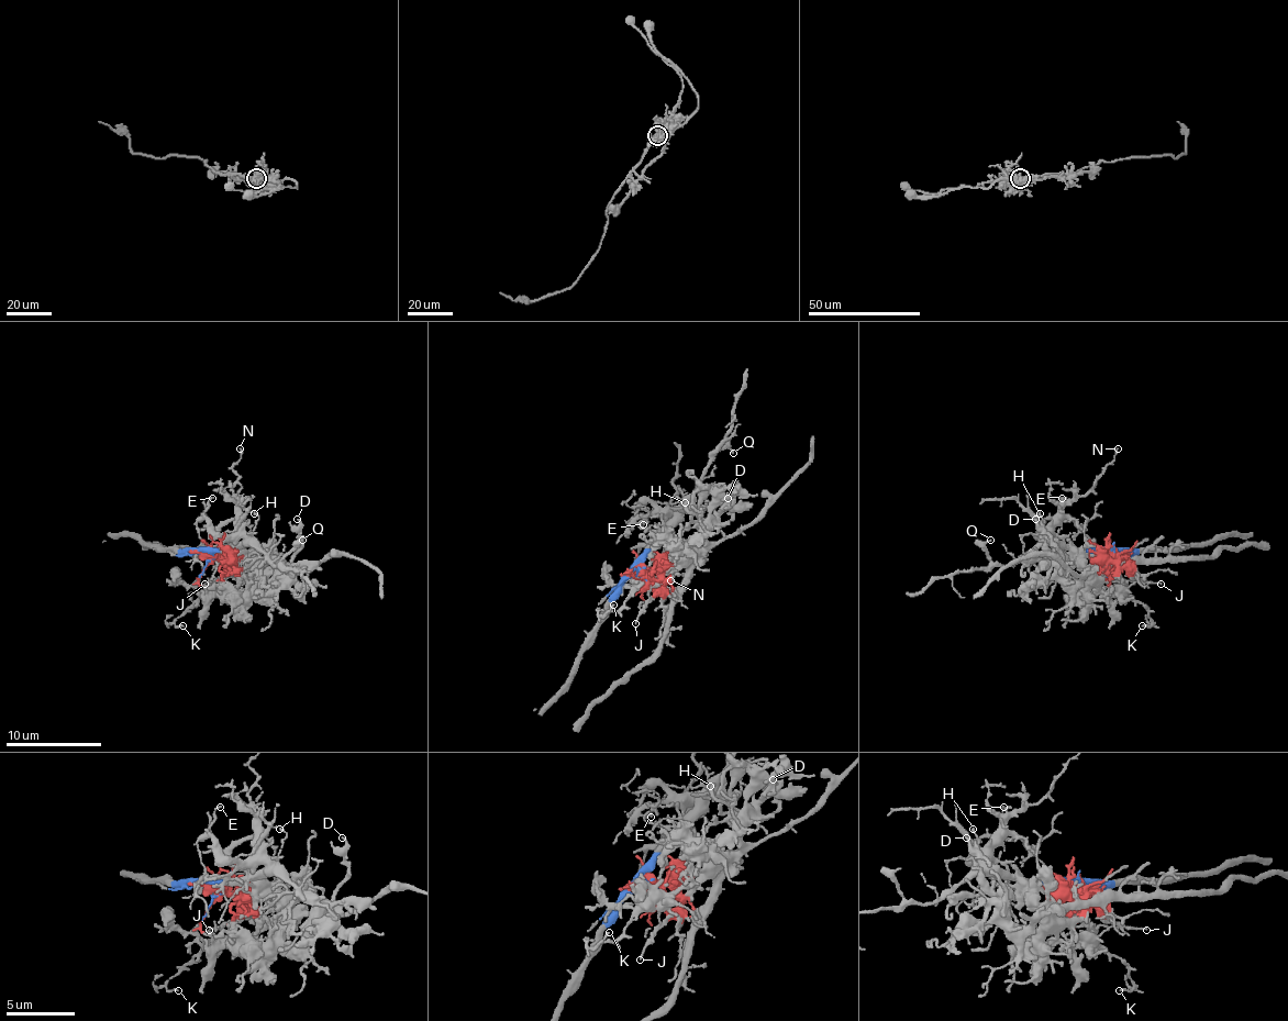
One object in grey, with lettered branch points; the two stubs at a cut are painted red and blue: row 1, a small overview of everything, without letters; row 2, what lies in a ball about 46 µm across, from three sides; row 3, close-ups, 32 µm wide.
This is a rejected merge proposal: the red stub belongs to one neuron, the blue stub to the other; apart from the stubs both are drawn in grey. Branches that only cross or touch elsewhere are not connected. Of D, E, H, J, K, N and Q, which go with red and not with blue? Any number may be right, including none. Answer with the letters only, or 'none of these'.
D, J, K

